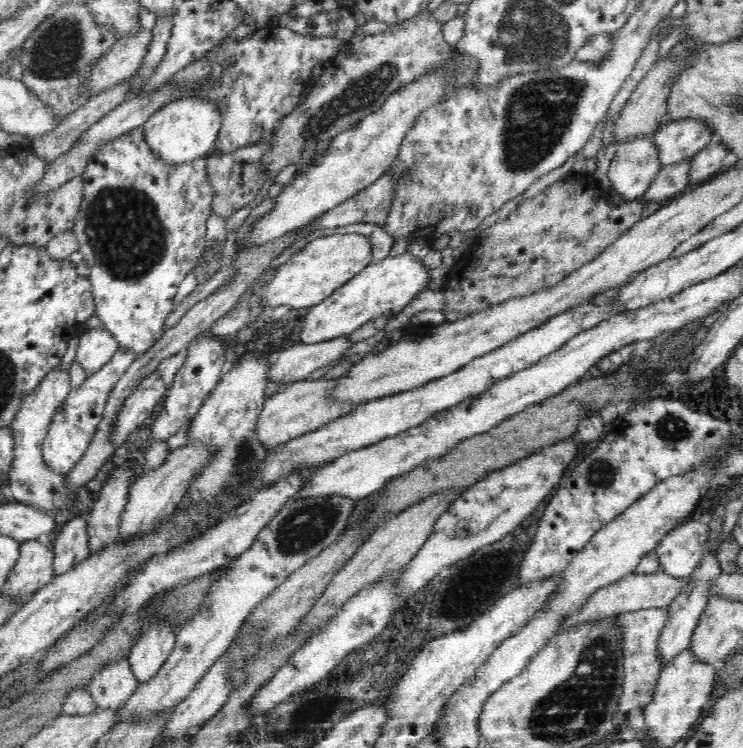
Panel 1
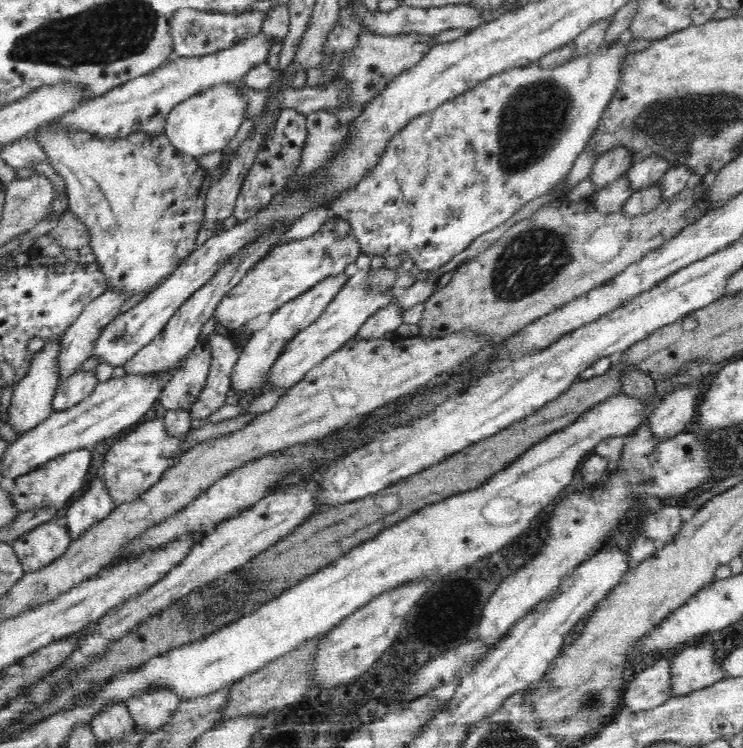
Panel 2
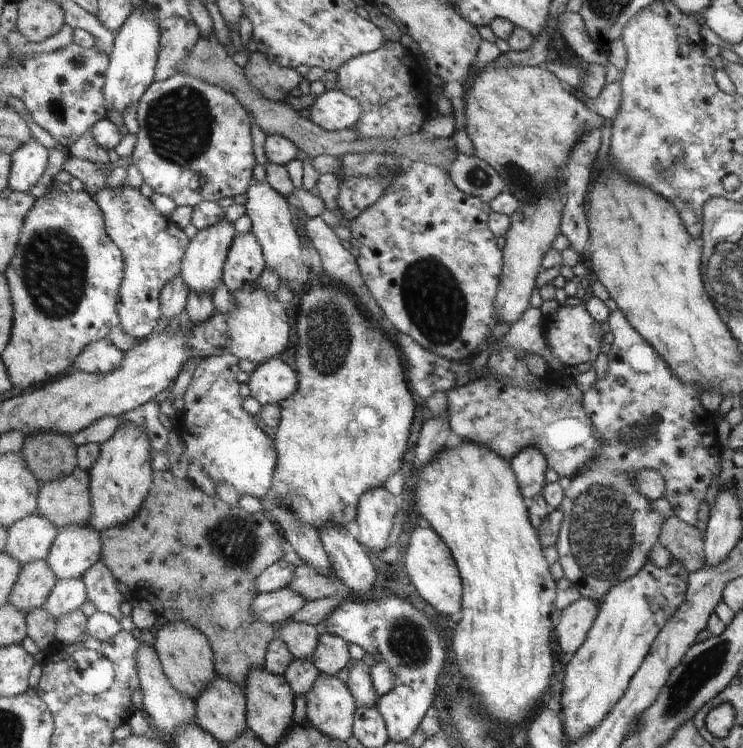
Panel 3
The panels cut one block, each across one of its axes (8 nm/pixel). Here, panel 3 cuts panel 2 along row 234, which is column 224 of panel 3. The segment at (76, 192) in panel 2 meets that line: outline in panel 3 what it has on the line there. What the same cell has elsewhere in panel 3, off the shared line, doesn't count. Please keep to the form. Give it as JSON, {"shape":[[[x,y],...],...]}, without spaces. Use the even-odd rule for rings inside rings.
{"shape":[[[177,73],[164,81],[156,80],[138,102],[137,110],[140,129],[130,158],[152,192],[169,196],[179,207],[194,207],[203,201],[219,202],[221,198],[245,196],[253,186],[253,122],[242,101],[232,92],[199,78]]]}

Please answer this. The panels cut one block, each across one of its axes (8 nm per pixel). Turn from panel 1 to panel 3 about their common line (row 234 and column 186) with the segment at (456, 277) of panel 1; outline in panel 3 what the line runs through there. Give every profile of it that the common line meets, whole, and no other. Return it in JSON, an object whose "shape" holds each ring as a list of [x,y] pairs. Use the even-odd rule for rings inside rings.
{"shape":[[[169,470],[155,471],[152,479],[153,488],[151,488],[150,494],[147,495],[146,502],[143,503],[143,506],[136,517],[131,519],[129,523],[117,525],[108,528],[105,531],[100,531],[104,542],[100,560],[112,570],[112,573],[119,582],[122,582],[129,588],[132,597],[149,602],[161,620],[167,622],[185,621],[196,626],[203,632],[210,640],[211,646],[214,649],[216,672],[245,688],[251,670],[255,670],[257,667],[265,668],[266,656],[271,642],[275,639],[281,639],[281,635],[277,632],[277,627],[258,619],[254,615],[252,612],[252,604],[259,594],[258,576],[262,575],[263,572],[271,565],[277,563],[278,560],[285,558],[285,553],[289,549],[286,537],[283,535],[280,526],[276,525],[274,521],[265,514],[265,510],[249,514],[248,512],[245,512],[245,509],[240,505],[240,502],[229,505],[223,502],[216,493],[215,495],[205,494],[205,492],[195,486],[191,480],[188,480],[187,478],[179,479],[178,477],[173,476]]]}

